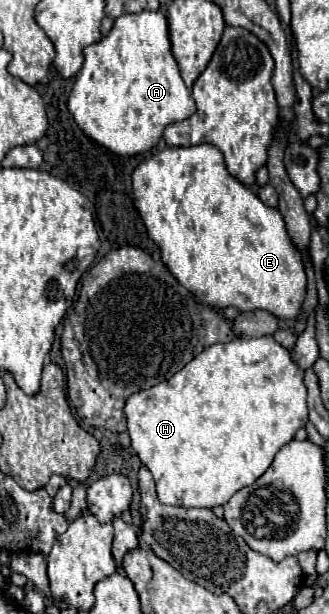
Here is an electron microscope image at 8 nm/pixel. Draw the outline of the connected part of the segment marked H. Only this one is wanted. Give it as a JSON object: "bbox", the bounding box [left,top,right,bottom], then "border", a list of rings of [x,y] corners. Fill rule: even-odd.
{"bbox":[124,336,308,508],"border":[[[262,336],[262,338],[234,338],[226,344],[212,344],[210,348],[202,350],[192,362],[188,362],[180,372],[176,372],[168,382],[158,384],[148,390],[140,390],[132,394],[126,400],[124,414],[128,418],[128,432],[132,438],[132,448],[142,460],[142,464],[152,472],[154,482],[156,482],[156,492],[160,502],[164,504],[174,504],[174,506],[186,506],[186,508],[214,508],[214,506],[224,506],[238,490],[244,486],[250,486],[256,482],[272,464],[276,452],[286,446],[296,430],[304,428],[308,422],[308,408],[306,408],[306,386],[302,382],[302,370],[292,362],[290,352],[280,346],[272,336]]]}

